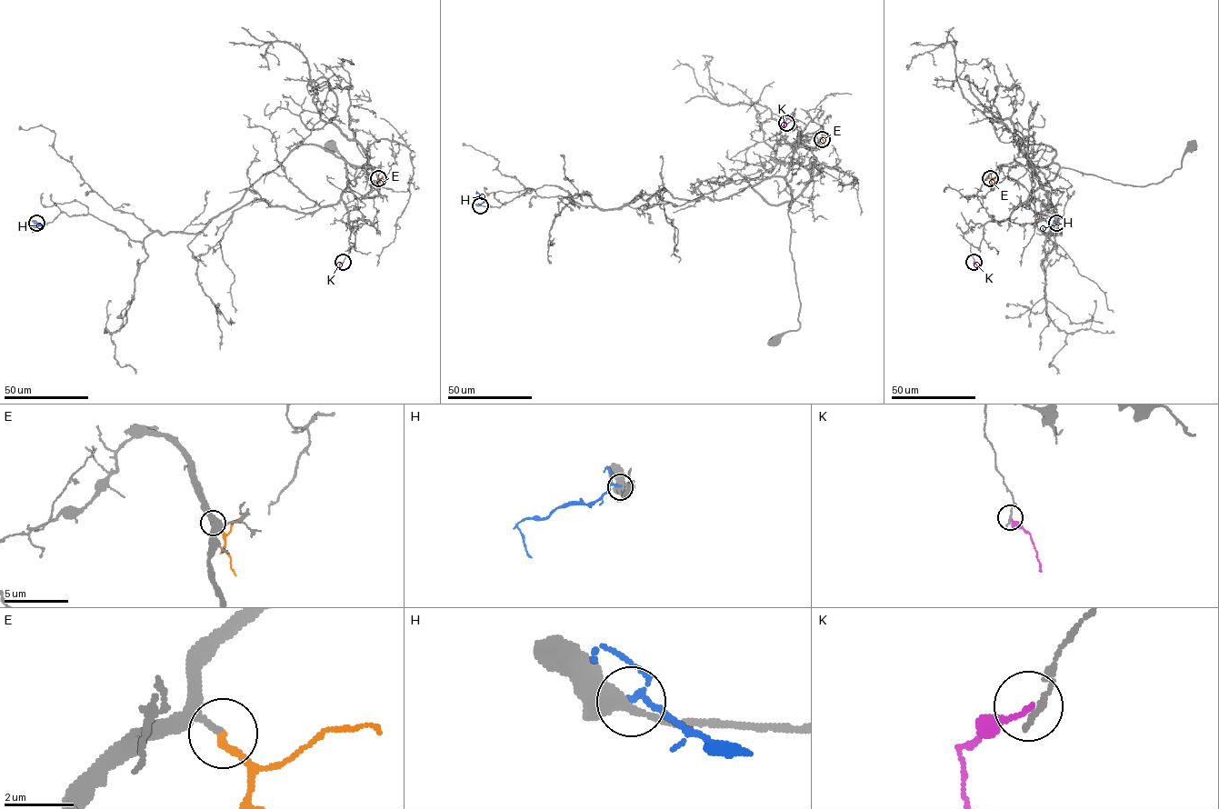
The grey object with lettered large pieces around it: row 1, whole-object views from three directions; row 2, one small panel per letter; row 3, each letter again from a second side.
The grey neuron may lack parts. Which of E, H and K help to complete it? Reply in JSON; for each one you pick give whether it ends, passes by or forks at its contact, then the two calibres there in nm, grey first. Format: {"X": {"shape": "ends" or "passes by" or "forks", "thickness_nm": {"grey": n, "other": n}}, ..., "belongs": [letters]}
{"E": {"shape": "ends", "thickness_nm": {"grey": 190, "other": 240}}, "belongs": ["E"]}

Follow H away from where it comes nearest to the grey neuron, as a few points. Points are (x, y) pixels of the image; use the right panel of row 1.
H: (1056, 223), (1043, 228), (1044, 233)

